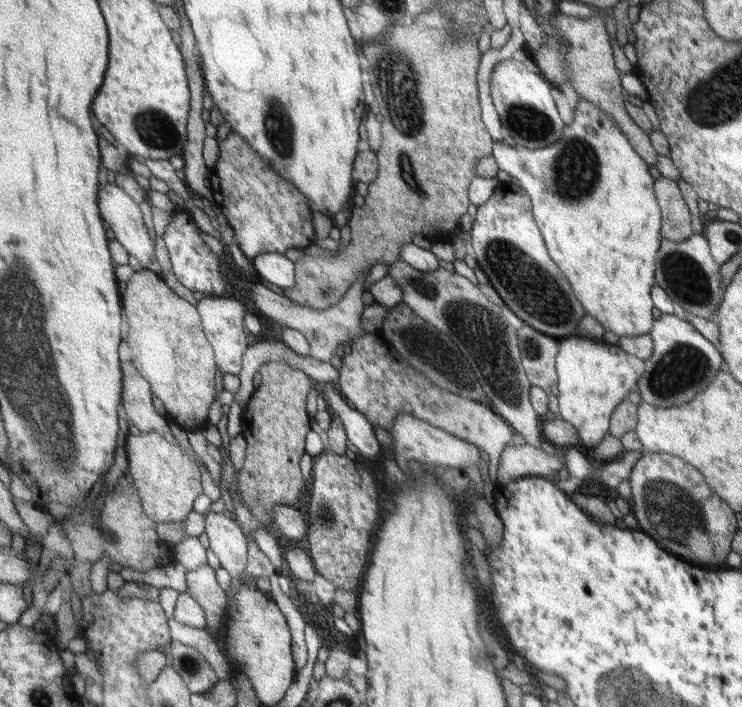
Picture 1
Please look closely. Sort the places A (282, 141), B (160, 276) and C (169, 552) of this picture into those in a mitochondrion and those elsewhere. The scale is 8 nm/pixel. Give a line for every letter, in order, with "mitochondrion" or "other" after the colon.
A: mitochondrion
B: other
C: other

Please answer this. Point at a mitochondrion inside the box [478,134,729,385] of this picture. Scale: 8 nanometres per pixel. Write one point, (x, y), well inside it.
(683, 275)

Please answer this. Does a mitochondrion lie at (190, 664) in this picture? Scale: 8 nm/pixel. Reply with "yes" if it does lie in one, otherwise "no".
yes

